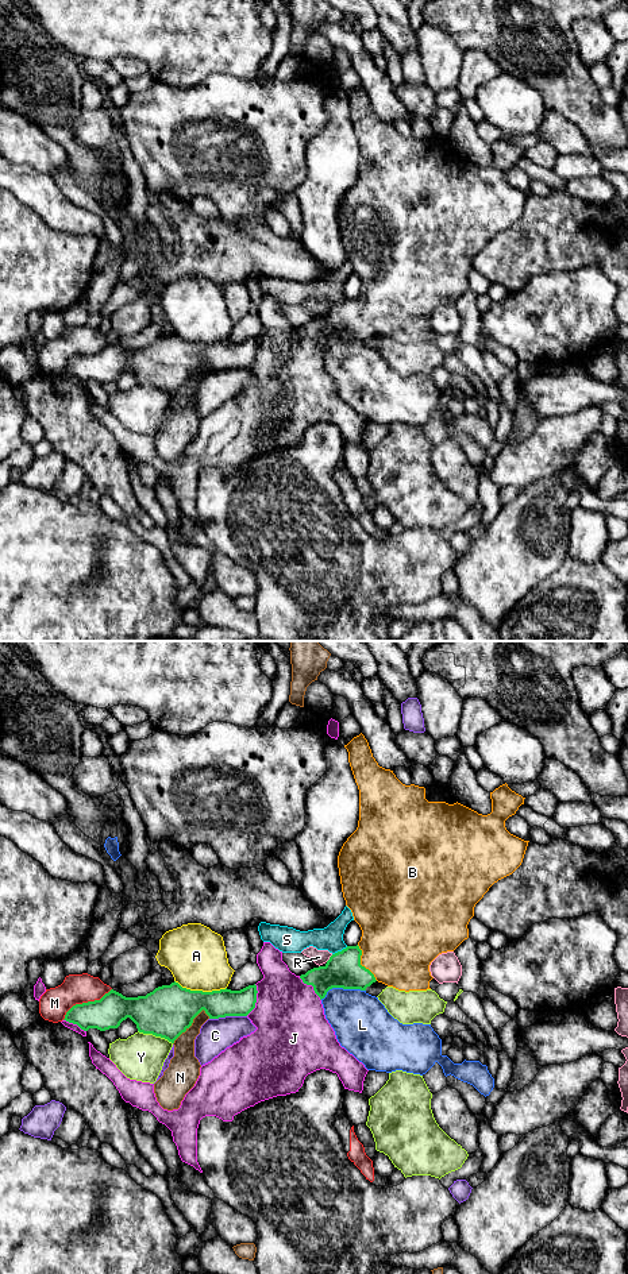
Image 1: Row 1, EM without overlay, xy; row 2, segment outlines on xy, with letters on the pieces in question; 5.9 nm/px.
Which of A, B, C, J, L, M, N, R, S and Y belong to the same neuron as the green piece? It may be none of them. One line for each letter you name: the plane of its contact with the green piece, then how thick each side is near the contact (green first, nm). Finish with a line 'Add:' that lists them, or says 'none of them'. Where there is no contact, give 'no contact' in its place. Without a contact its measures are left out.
B: contact in xy; calibres 220 and 440 nm
Add: B

